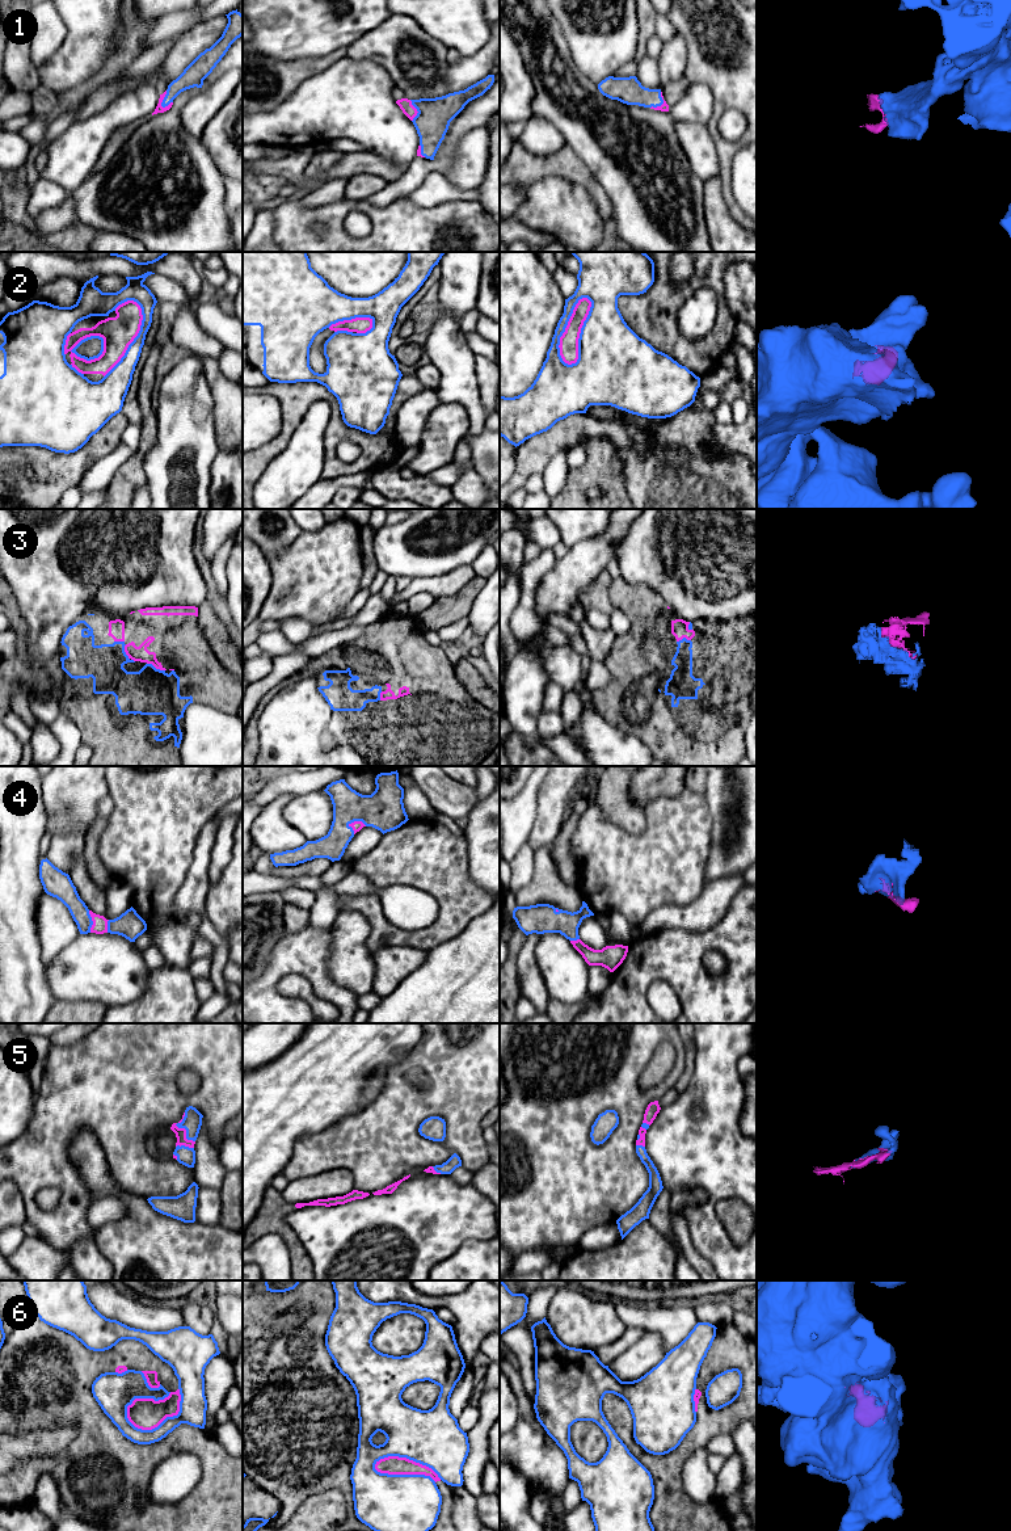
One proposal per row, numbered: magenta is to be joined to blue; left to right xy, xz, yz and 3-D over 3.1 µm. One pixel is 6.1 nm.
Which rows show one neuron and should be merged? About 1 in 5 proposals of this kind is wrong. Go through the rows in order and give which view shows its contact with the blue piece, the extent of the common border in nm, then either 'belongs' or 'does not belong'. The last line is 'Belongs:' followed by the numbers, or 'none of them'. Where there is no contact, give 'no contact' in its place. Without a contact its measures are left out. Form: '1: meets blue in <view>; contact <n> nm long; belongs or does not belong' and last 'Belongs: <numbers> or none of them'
1: meets blue in xy; contact 110 nm long; belongs
2: meets blue in yz; contact 440 nm long; does not belong
3: meets blue in xy; contact 120 nm long; belongs
4: meets blue in xz; contact 120 nm long; belongs
5: meets blue in xy; contact 200 nm long; belongs
6: meets blue in xy; contact 380 nm long; does not belong
Belongs: 1, 3, 4, 5

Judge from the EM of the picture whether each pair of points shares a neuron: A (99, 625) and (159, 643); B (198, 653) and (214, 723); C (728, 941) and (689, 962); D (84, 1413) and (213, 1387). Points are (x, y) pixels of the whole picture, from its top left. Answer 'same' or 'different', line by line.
A: same
B: different
C: same
D: different

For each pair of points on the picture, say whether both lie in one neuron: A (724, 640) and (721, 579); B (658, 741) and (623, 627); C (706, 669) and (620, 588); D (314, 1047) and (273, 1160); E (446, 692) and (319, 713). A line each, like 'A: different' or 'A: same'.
A: different
B: different
C: same
D: same
E: different

